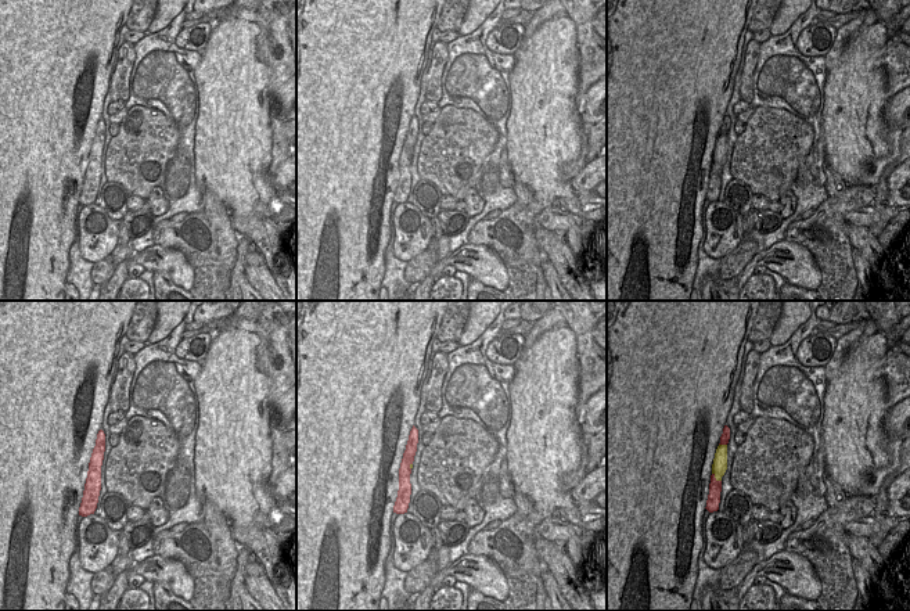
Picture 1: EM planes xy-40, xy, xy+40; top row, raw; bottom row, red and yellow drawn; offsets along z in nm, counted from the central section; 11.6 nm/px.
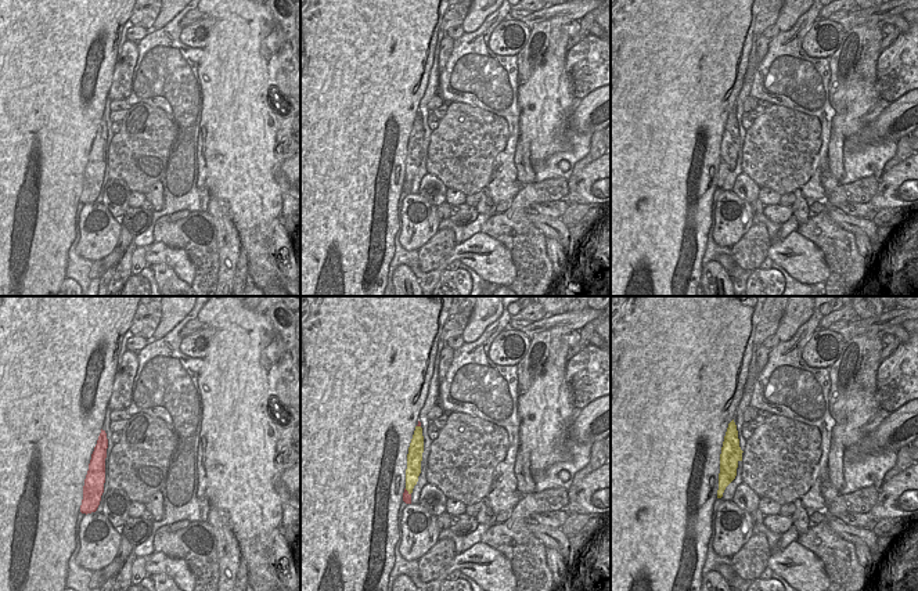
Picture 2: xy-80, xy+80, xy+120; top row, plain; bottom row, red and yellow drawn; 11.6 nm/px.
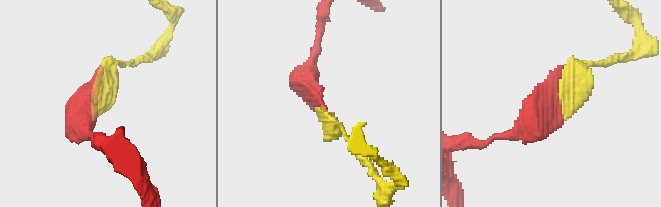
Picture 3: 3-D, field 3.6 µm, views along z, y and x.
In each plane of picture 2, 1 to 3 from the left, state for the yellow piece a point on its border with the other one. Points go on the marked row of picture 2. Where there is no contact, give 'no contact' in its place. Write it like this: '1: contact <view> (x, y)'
1: no contact
2: contact xy+80 (407, 492)
3: no contact

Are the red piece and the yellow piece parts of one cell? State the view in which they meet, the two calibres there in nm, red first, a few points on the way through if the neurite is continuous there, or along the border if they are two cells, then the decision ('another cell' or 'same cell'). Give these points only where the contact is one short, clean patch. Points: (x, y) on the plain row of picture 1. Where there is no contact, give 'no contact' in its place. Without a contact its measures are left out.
contact in xy+40; calibres 160 and 170 nm; same cell

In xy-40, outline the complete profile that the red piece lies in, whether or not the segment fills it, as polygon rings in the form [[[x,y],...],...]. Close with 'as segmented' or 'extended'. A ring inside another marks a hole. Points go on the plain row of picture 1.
[[[102,119],[98,121],[96,136],[93,139],[87,168],[84,173],[83,187],[79,197],[79,205],[87,206],[94,204],[98,193],[98,186],[101,180],[101,155],[105,141],[105,123]]]; as segmented

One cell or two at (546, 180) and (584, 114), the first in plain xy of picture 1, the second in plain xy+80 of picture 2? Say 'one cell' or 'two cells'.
two cells

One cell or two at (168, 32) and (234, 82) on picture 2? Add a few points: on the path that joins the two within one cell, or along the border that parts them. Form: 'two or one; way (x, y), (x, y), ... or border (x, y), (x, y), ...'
two; border (204, 49), (198, 65), (201, 89)

